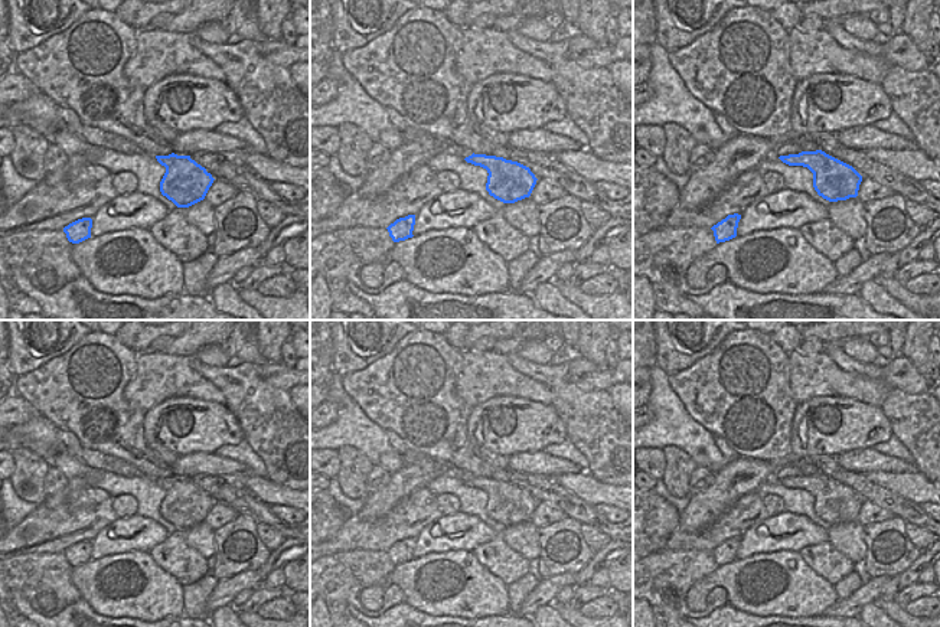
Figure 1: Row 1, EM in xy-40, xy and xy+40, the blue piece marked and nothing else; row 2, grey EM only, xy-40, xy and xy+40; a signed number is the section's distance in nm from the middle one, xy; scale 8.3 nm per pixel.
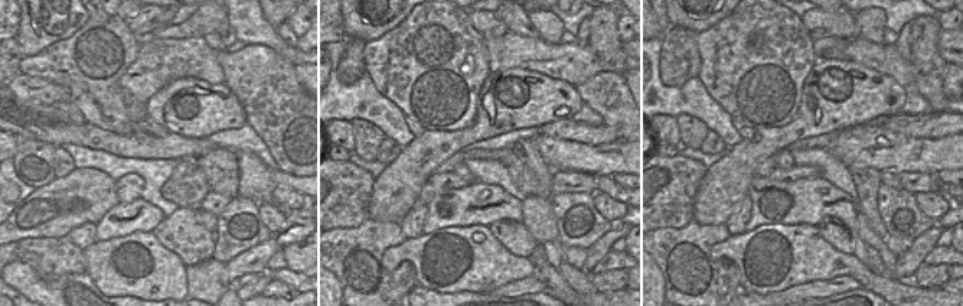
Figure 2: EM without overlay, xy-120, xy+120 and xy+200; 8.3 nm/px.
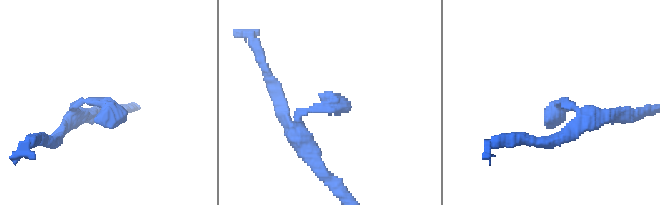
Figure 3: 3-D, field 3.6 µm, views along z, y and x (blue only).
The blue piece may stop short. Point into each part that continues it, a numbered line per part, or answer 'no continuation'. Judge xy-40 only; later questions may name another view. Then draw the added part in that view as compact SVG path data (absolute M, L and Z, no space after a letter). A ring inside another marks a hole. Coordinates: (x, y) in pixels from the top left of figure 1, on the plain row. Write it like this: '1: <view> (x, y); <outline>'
no continuation

